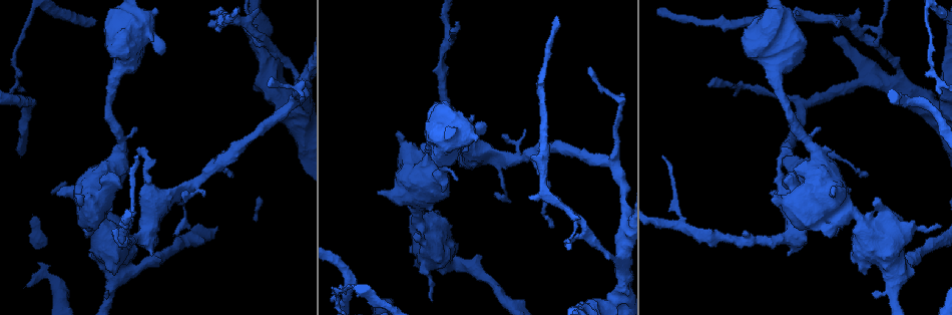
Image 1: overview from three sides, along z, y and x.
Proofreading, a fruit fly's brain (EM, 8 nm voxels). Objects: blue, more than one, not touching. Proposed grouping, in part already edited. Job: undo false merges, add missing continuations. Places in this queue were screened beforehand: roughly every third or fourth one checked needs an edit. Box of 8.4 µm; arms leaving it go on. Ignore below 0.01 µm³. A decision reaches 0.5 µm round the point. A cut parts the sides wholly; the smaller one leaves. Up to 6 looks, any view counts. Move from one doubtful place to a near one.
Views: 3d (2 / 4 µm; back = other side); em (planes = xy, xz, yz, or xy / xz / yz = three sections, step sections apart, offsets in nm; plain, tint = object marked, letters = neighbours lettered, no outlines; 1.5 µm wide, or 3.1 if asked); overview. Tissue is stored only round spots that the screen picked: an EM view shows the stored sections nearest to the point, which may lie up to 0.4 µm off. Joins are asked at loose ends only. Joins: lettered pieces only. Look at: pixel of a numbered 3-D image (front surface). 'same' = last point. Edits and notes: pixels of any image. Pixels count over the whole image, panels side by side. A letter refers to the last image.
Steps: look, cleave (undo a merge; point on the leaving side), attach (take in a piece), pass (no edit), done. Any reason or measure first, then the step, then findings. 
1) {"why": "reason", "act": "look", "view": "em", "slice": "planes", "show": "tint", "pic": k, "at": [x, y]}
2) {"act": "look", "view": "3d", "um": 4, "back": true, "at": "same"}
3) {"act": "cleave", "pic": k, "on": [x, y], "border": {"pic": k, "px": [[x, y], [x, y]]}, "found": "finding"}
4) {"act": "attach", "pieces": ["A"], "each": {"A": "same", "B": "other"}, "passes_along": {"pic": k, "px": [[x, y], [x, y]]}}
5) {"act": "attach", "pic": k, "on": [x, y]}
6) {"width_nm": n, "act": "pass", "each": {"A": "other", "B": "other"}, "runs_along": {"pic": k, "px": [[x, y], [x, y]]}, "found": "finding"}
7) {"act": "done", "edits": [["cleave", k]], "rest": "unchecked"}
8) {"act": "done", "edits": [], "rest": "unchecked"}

{"why": "stops while still wide", "act": "look", "view": "3d", "um": 4, "pic": 1, "at": [830, 196]}

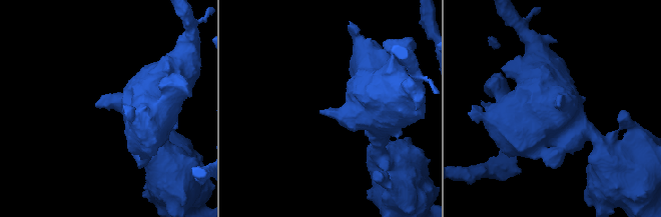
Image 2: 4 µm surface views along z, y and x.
{"why": "now the EM", "act": "look", "view": "em", "slice": "xy", "step": 8, "show": "letters", "pic": 2, "at": [558, 108]}

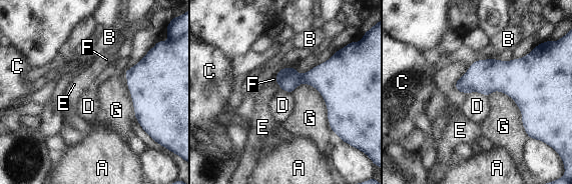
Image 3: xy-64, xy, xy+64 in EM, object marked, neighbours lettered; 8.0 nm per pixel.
{"longest_contact_nm": ["G", 480], "act": "pass", "each": {"A": "other", "B": "other", "C": "other", "D": "other", "E": "other", "F": "other", "G": "other"}, "border": {"pic": 3, "px": [[467, 93], [481, 92], [488, 97]]}, "found": "no lettered piece goes on from it"}

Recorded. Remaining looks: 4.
{"why": "tapers out", "act": "look", "view": "3d", "um": 4, "pic": 1, "at": [233, 175]}

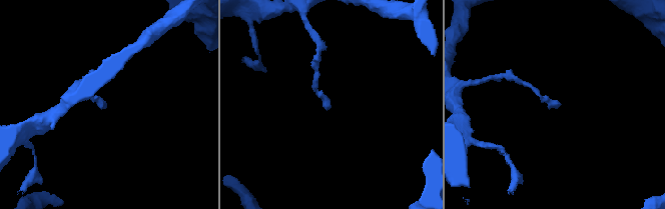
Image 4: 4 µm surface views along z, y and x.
{"why": "now the EM", "act": "look", "view": "em", "slice": "yz", "step": 8, "show": "tint", "pic": 4, "at": [559, 106]}

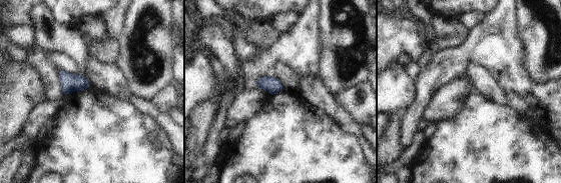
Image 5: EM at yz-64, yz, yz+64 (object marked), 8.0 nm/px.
{"act": "look", "view": "em", "slice": "planes", "show": "letters", "at": "same"}

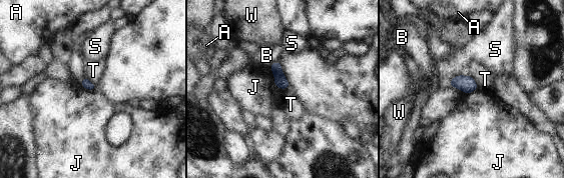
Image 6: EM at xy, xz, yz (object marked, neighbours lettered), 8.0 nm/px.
{"act": "pass", "each": {"A": "other", "B": "other", "J": "other", "S": "other", "T": "other", "W": "other"}, "border": {"pic": 6, "px": [[269, 66], [273, 82], [288, 88]]}, "found": "no lettered piece goes on from it"}

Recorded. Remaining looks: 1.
{"act": "done", "edits": [], "rest": "unchecked"}

